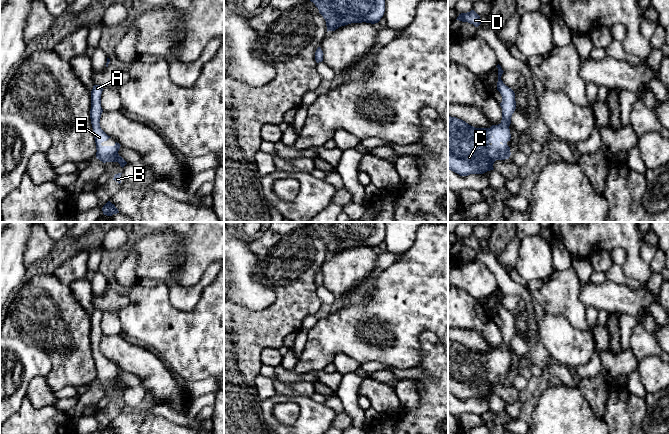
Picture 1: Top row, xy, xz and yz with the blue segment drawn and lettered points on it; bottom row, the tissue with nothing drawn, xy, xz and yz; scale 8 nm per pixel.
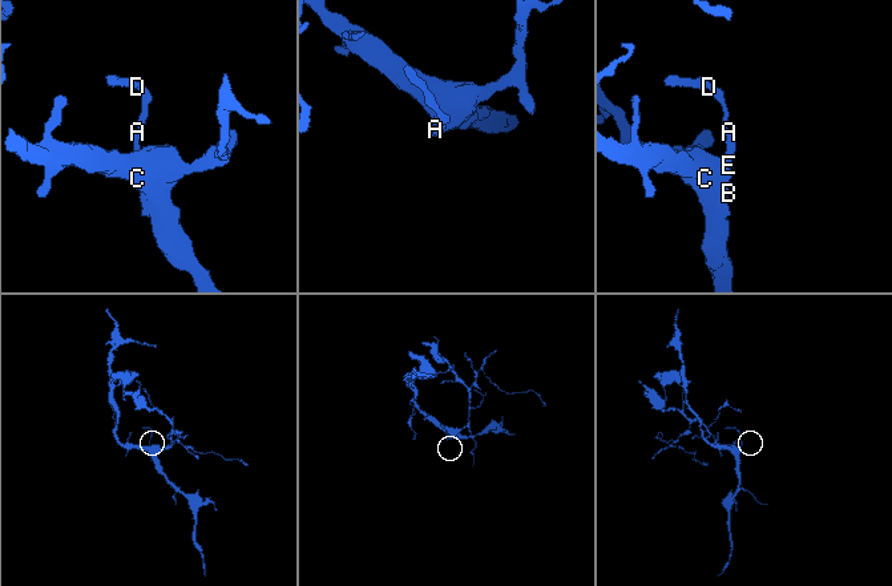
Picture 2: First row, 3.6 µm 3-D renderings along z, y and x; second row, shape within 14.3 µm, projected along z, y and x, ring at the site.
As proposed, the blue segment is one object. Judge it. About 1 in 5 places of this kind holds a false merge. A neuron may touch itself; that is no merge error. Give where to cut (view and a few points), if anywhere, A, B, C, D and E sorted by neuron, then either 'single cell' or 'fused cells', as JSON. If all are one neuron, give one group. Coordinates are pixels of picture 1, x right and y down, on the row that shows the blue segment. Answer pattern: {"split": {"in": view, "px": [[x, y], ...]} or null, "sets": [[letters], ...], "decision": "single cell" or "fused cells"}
{"split": null, "sets": [["A", "B", "C", "D", "E"]], "decision": "single cell"}

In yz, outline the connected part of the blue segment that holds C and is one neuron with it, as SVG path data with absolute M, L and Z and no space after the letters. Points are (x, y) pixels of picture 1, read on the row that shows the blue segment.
M498 64L497 90L502 96L500 106L502 108L502 120L498 125L490 128L475 128L465 121L456 117L448 116L448 169L459 174L468 176L470 174L483 174L493 170L496 160L509 159L511 152L507 142L511 139L509 126L511 117L516 109L515 93L501 80L503 70Z

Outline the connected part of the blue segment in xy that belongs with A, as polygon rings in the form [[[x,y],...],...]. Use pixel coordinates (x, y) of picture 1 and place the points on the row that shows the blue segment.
[[[94,85],[91,91],[91,109],[90,109],[90,119],[93,128],[93,135],[96,143],[96,158],[106,162],[118,162],[123,168],[127,162],[118,154],[120,149],[120,144],[115,143],[114,146],[102,146],[101,143],[107,141],[110,136],[108,136],[100,127],[100,118],[103,112],[101,107],[101,94],[103,87],[101,85]]]

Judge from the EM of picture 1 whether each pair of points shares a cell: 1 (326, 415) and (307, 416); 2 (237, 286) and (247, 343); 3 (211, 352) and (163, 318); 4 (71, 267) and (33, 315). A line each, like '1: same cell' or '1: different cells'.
1: same cell
2: different cells
3: same cell
4: different cells

